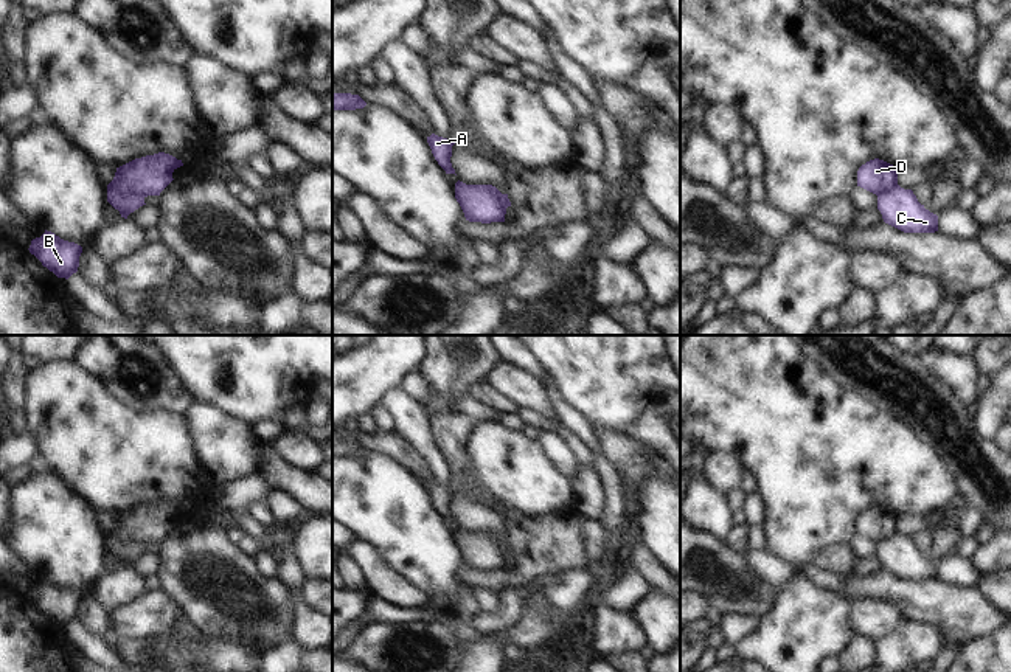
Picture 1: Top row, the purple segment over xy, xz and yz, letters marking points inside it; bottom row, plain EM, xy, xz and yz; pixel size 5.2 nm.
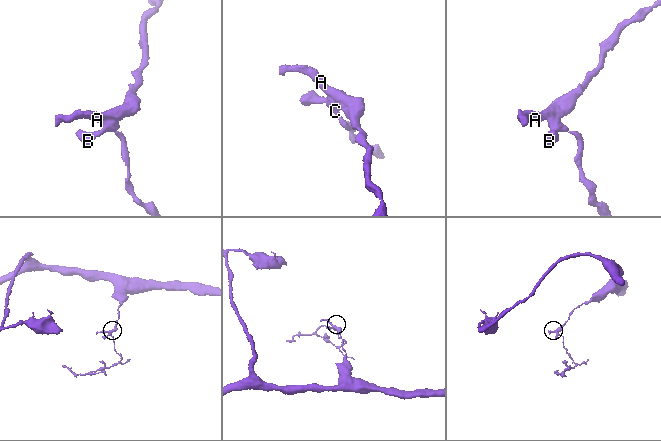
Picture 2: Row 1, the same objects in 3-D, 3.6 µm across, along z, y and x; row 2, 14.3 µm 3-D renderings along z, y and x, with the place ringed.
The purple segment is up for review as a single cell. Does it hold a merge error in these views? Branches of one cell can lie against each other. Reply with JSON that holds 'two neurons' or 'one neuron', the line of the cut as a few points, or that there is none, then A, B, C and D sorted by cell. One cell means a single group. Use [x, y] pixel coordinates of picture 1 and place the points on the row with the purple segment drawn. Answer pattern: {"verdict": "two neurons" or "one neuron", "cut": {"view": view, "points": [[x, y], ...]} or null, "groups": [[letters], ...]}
{"verdict": "two neurons", "cut": {"view": "xy", "points": [[107, 188], [117, 193], [137, 194], [143, 199]]}, "groups": [["A", "D"], ["B", "C"]]}

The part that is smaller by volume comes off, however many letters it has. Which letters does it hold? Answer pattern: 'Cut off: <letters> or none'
Cut off: B, C

